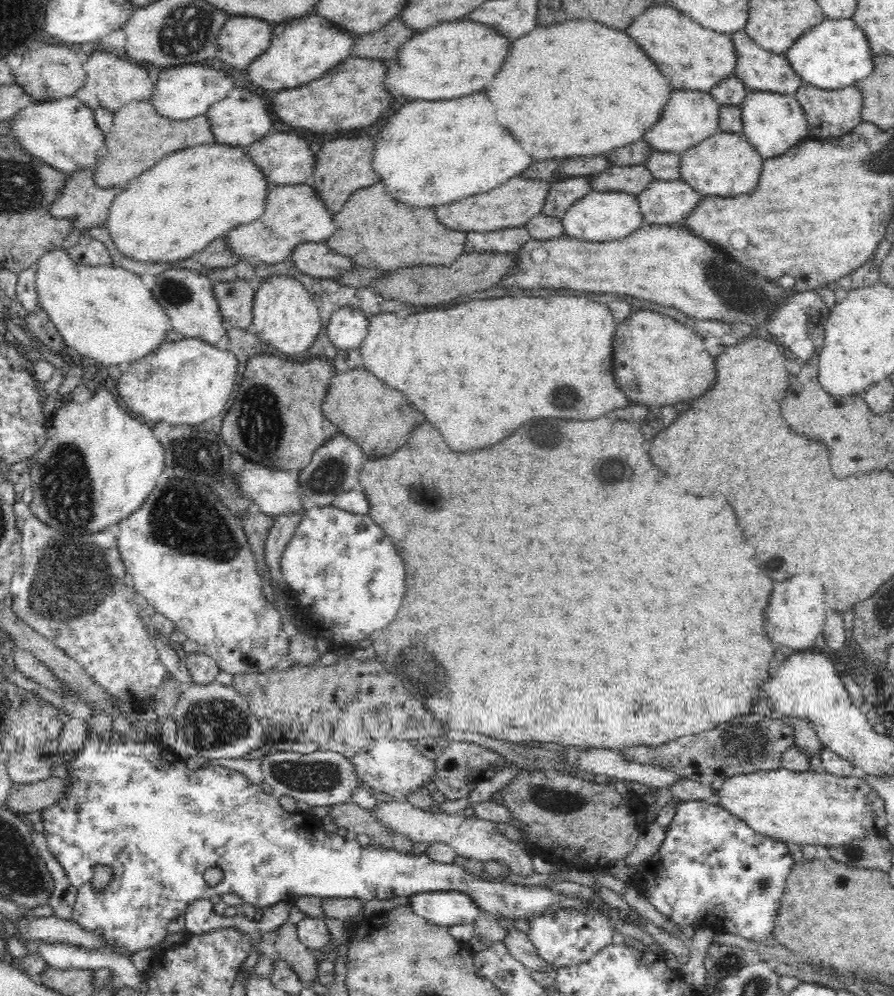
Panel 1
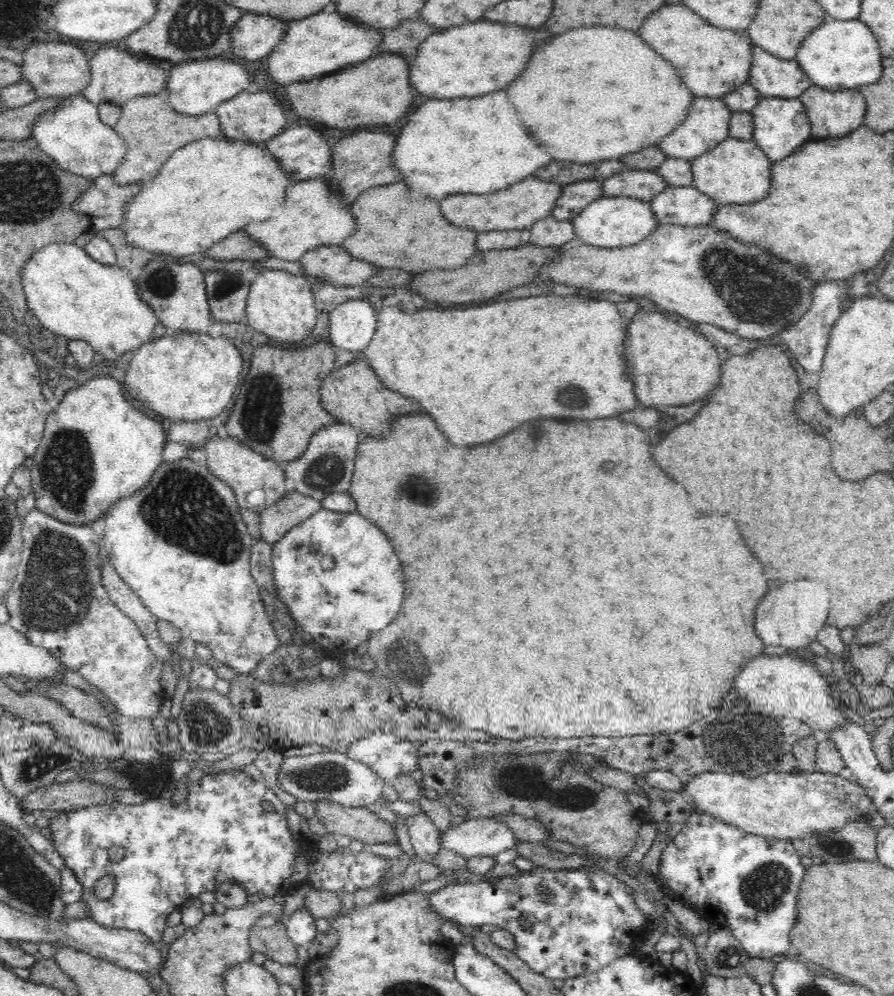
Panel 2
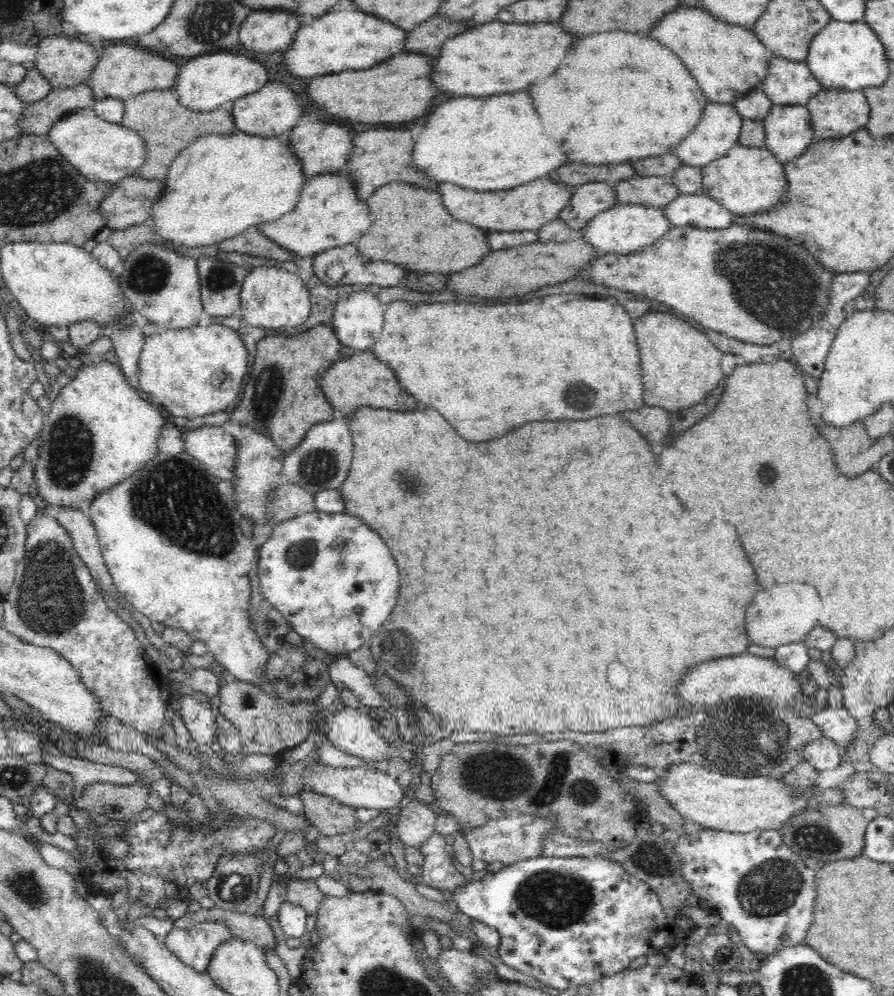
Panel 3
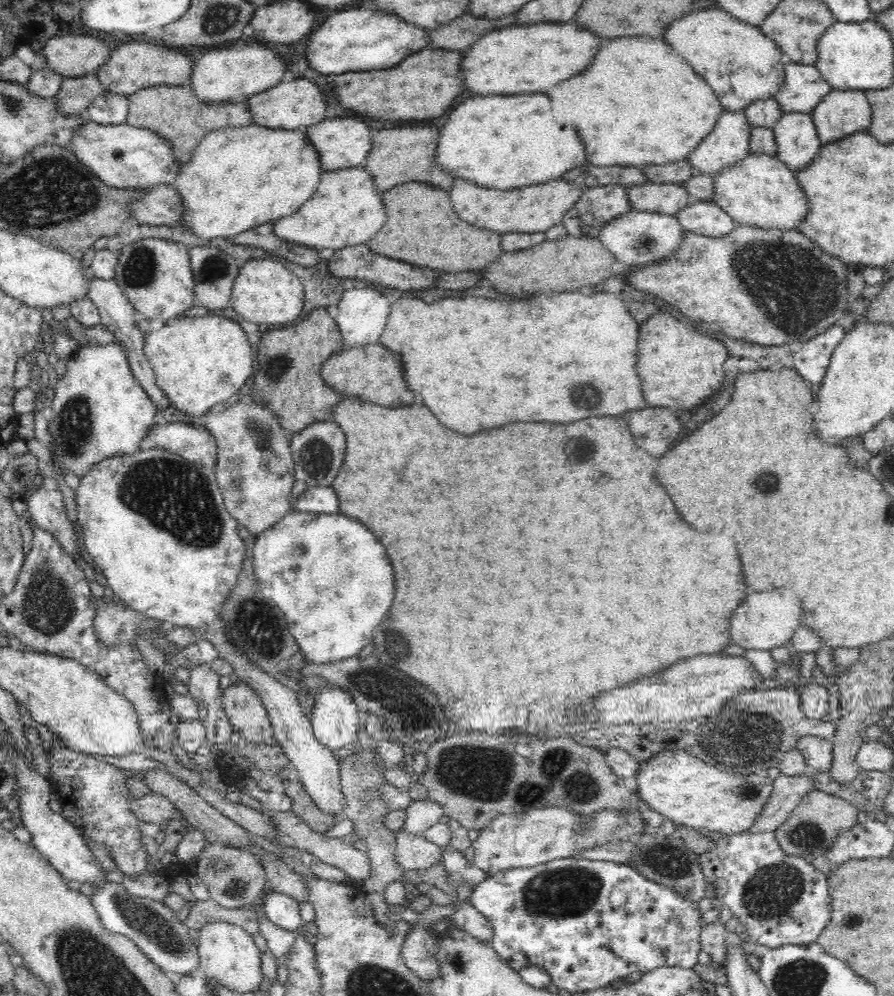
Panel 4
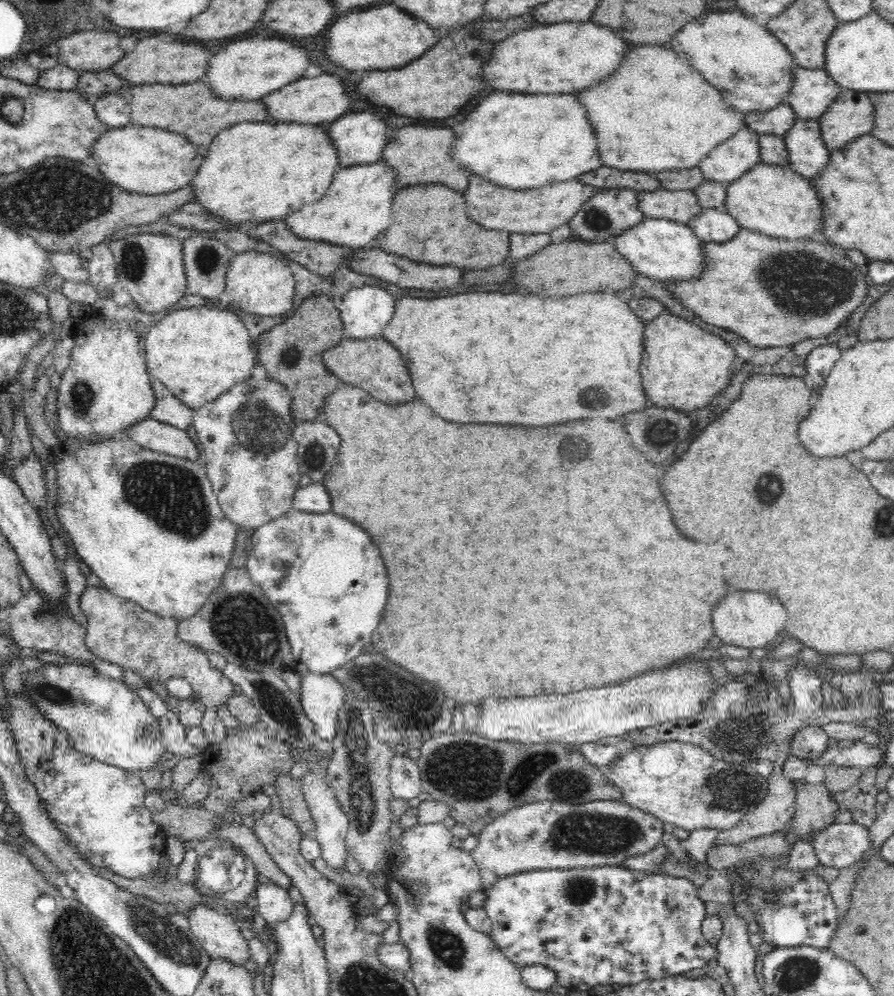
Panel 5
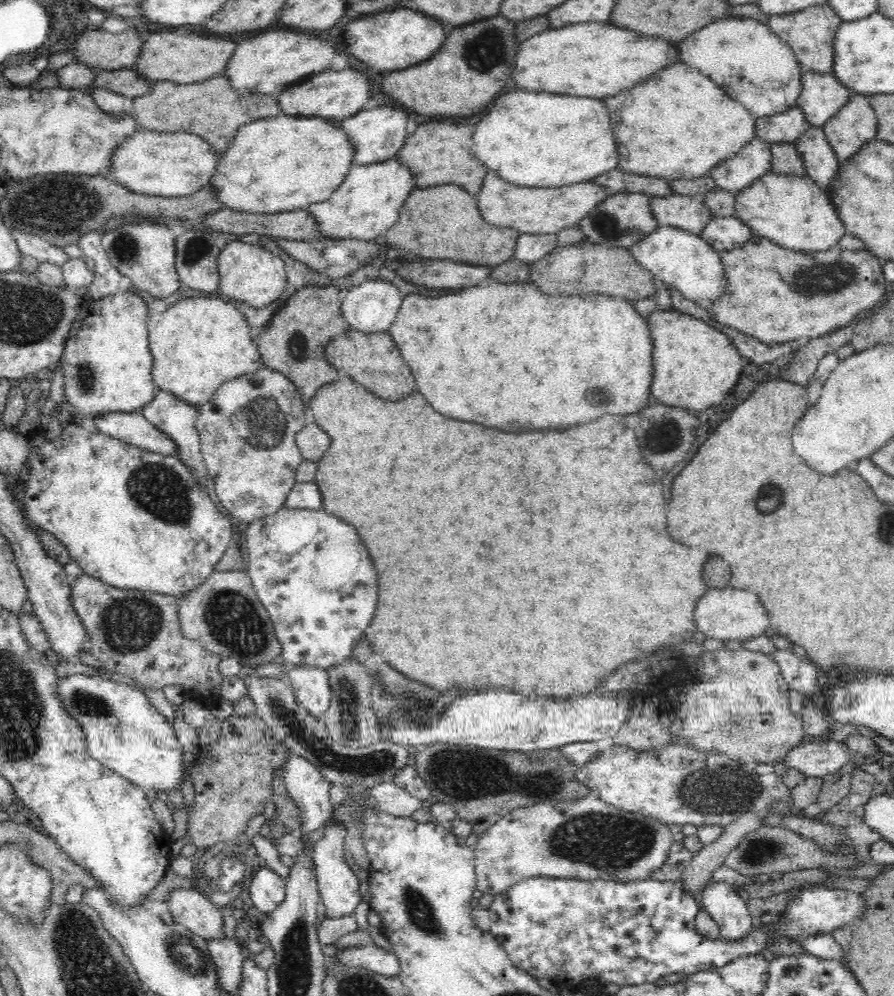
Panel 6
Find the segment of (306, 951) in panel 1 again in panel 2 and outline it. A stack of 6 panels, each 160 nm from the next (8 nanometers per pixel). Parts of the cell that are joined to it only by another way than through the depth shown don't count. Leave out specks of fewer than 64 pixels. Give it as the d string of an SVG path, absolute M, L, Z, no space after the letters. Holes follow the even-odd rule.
M280 919L275 925L268 927L252 925L249 941L252 950L263 954L267 960L292 966L298 966L300 962L298 946L290 940L286 925Z

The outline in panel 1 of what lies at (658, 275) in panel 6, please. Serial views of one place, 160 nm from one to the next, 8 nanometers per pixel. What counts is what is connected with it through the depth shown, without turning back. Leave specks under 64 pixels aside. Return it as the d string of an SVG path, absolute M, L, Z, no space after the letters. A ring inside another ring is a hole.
M590 191L568 208L561 219L565 235L588 242L610 242L630 236L644 218L636 195L622 191Z

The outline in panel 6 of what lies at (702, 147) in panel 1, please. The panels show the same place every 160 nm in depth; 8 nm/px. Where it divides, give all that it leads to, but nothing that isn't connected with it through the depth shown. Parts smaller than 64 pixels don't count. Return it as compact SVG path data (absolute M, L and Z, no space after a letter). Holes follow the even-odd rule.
M770 170L750 186L735 193L735 216L750 228L752 235L768 238L775 244L794 250L823 251L837 245L845 234L829 191L819 187L808 175L778 174Z

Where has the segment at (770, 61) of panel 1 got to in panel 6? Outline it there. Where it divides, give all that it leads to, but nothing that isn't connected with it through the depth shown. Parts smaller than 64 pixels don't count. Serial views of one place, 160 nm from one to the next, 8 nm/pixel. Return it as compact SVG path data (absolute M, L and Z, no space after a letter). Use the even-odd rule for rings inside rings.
M802 73L802 88L796 106L813 127L823 127L844 106L852 94L832 73Z

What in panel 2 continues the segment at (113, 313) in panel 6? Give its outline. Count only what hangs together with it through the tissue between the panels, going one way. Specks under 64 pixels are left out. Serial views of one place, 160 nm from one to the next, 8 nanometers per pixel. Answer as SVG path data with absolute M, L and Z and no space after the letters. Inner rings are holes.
M104 375L94 376L82 384L82 386L68 390L59 405L49 414L42 442L33 456L33 465L30 468L30 472L31 488L35 495L35 508L41 510L50 518L55 518L64 524L74 524L76 526L84 526L88 522L94 522L98 518L104 518L106 512L112 510L114 504L118 504L124 498L134 496L136 492L141 492L150 484L150 480L152 480L152 477L157 473L158 468L163 463L165 430L166 425L164 423L152 419L146 414L142 414L140 410L134 410L134 407L130 406L129 402L126 402L125 394L122 394L121 384L113 377Z

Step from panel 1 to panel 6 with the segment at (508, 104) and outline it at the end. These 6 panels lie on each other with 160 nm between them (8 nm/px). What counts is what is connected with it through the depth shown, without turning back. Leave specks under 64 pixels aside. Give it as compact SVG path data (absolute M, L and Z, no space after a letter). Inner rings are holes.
M676 60L676 62L670 62L666 68L650 74L650 76L644 77L640 82L635 83L629 89L622 90L614 96L606 96L604 98L604 106L606 106L606 112L610 116L610 130L612 130L612 136L614 136L615 152L618 154L618 168L624 170L624 172L632 173L635 175L648 175L653 177L662 177L666 179L675 178L696 178L697 176L708 175L710 169L716 166L719 162L730 158L737 150L740 150L747 142L750 142L751 138L755 137L755 120L757 119L749 110L746 110L740 102L734 102L732 98L728 98L713 80L710 80L706 75L701 72L694 72L692 68L688 68L684 62Z

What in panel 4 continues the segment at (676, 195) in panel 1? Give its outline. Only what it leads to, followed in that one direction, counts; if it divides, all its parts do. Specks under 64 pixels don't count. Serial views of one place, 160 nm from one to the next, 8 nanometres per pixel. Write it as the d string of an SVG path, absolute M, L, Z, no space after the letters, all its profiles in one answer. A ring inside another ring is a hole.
M713 199L699 200L680 207L675 218L685 231L722 238L736 226L733 219Z

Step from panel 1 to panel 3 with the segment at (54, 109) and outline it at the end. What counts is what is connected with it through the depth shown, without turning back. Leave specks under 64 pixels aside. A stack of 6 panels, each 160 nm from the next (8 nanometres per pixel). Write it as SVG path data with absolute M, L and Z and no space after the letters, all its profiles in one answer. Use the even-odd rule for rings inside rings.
M91 106L63 115L51 126L48 135L62 158L92 182L115 183L137 174L137 168L145 159L145 146L138 133L120 123L106 122Z

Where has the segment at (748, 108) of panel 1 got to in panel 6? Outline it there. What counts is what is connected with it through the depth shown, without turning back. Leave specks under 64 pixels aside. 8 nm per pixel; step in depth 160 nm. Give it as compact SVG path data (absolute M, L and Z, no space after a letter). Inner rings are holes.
M810 125L793 145L801 156L805 174L823 189L828 190L839 169L839 160L831 144L826 139L823 127Z

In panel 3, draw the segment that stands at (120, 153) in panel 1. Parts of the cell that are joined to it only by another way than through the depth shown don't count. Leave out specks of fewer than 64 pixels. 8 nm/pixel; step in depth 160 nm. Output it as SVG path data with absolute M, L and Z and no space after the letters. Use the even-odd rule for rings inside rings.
M174 88L168 90L149 90L145 93L138 94L130 97L125 103L125 111L123 119L119 122L124 128L130 128L138 133L138 136L142 139L145 146L145 159L143 163L137 168L137 174L134 174L140 178L146 180L158 180L163 181L164 176L168 172L168 166L172 164L174 157L184 150L191 142L194 142L198 136L208 134L220 134L229 135L235 130L233 118L231 118L231 111L229 107L220 107L212 112L198 113L190 112L186 110L184 106L179 103L178 95L175 93Z

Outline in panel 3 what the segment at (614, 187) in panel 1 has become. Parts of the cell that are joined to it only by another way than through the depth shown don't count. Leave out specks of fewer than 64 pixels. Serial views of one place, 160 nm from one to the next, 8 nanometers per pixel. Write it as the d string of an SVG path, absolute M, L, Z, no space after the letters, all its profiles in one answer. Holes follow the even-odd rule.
M638 175L619 180L615 187L617 203L638 203L647 207L662 208L679 193L670 176Z

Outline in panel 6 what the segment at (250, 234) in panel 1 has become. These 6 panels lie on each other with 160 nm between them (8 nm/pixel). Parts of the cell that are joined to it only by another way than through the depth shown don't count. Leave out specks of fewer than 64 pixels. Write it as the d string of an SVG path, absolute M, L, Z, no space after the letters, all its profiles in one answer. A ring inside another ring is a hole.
M396 158L370 165L352 164L336 192L322 202L310 203L307 212L322 238L374 240L396 222L398 208L412 188L410 172Z

